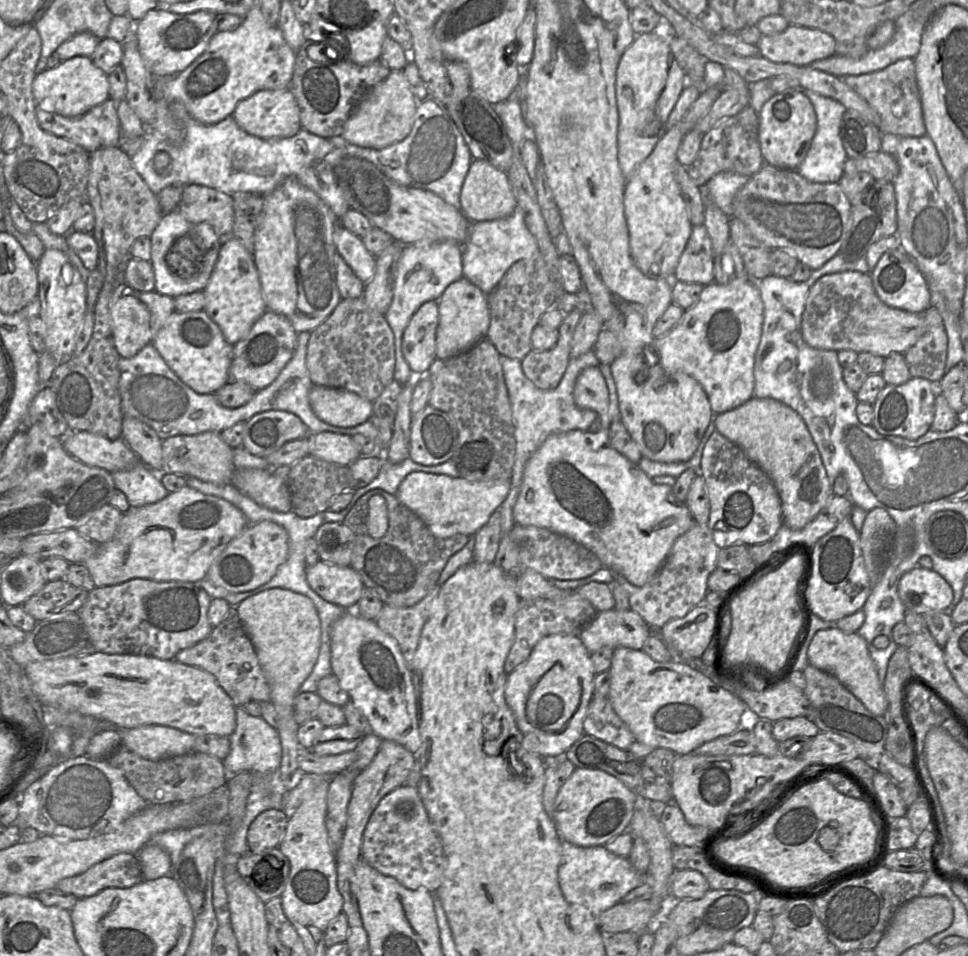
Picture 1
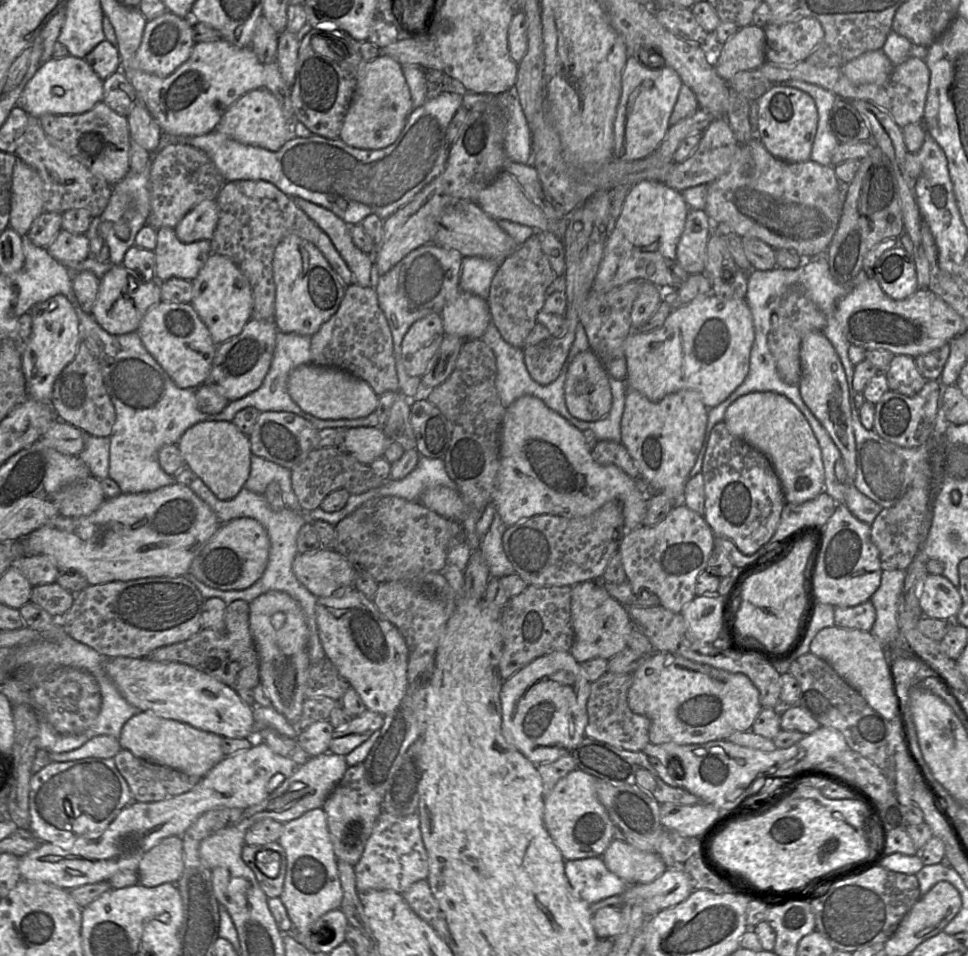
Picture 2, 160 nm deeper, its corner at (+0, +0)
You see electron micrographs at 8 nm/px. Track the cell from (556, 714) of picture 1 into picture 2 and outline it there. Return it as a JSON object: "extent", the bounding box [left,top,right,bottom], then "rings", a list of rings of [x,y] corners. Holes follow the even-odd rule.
{"extent":[500,651,590,765],"rings":[[[556,651],[535,658],[503,681],[500,701],[506,741],[535,765],[571,754],[585,737],[590,686],[570,652]]]}

